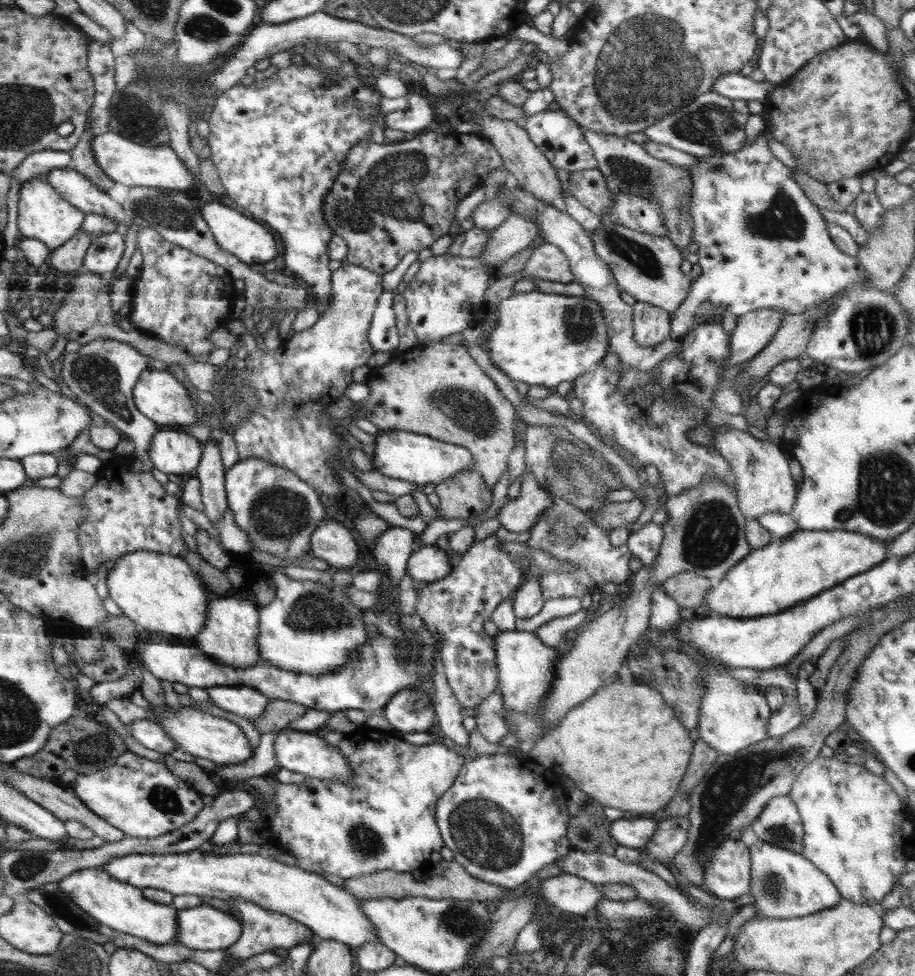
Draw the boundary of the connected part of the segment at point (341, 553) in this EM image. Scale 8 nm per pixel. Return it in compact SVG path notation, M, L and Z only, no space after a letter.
M324 517L311 534L311 554L326 560L333 569L354 570L360 558L358 543L342 523Z

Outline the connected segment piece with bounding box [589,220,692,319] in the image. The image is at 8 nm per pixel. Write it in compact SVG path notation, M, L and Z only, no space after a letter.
M605 220L598 230L590 233L594 252L606 262L621 291L632 295L636 301L649 302L663 308L672 316L687 298L692 278L681 273L685 251L678 248L668 237L658 237L636 232L626 226Z

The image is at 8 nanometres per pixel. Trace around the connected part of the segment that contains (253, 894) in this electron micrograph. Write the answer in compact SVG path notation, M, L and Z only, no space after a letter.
M196 849L184 853L128 854L99 866L114 878L146 890L158 888L170 894L193 894L197 899L212 896L223 900L254 902L266 910L285 914L312 929L319 940L346 943L353 950L366 943L380 943L374 925L360 910L359 899L343 887L330 883L322 875L308 872L284 858L229 852L218 855Z

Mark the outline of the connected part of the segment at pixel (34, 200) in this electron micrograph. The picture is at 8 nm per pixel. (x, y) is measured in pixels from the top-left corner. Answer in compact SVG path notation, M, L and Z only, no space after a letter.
M40 178L21 183L18 201L18 231L20 238L36 238L44 242L48 249L56 250L65 245L85 223L84 214L61 198L61 194L48 181Z

